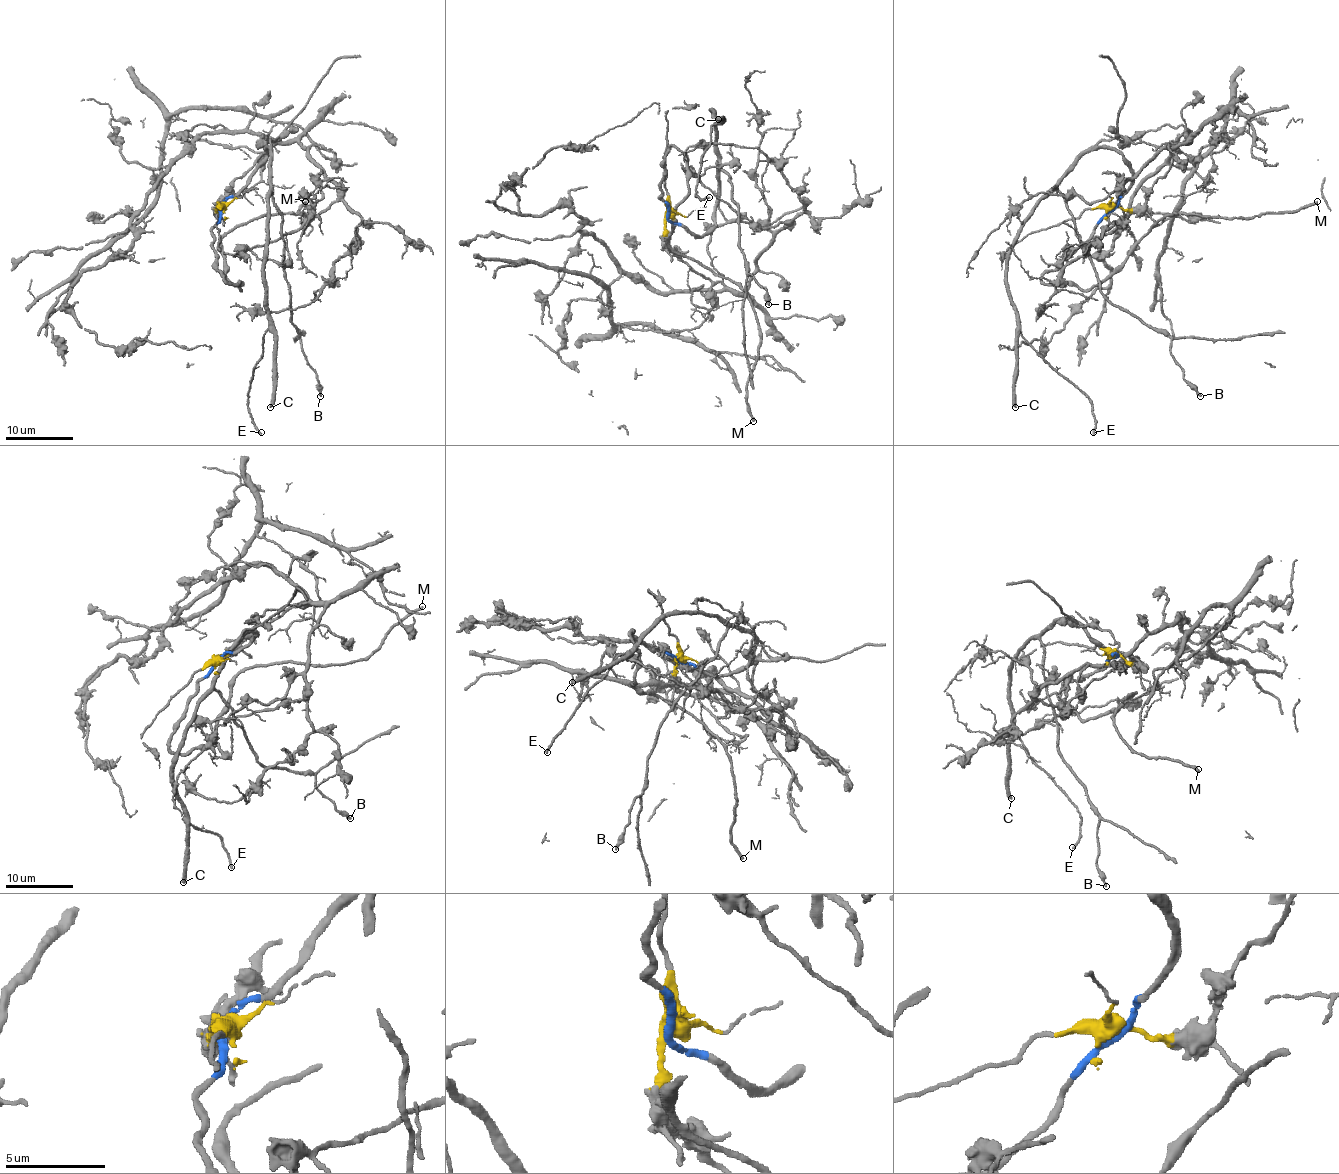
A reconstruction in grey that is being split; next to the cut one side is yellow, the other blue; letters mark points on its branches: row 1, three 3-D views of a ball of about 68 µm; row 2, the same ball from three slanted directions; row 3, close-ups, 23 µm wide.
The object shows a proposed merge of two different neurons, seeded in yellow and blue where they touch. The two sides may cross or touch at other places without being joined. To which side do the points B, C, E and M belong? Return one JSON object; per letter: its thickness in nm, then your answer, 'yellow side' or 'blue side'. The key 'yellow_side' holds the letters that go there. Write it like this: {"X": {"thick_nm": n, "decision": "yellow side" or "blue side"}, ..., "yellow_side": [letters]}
{"B": {"thick_nm": 260, "decision": "blue side"}, "C": {"thick_nm": 380, "decision": "blue side"}, "E": {"thick_nm": 280, "decision": "blue side"}, "M": {"thick_nm": 320, "decision": "blue side"}, "yellow_side": []}

